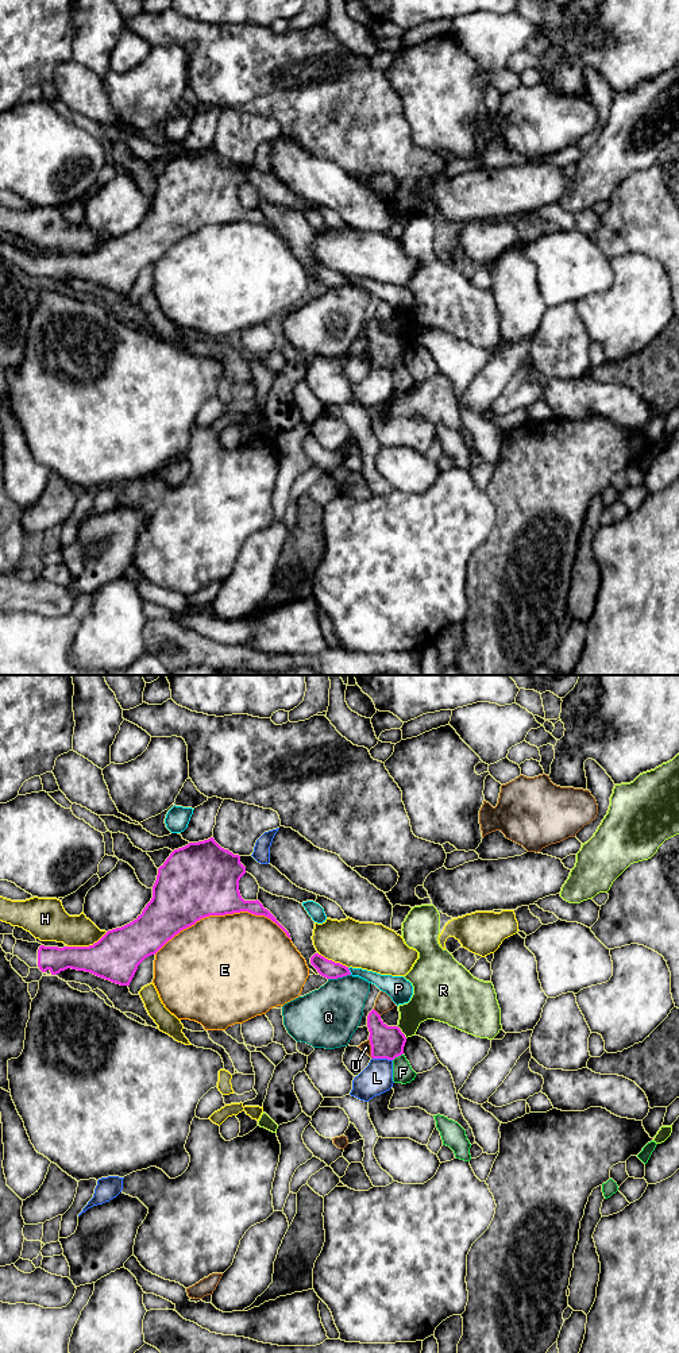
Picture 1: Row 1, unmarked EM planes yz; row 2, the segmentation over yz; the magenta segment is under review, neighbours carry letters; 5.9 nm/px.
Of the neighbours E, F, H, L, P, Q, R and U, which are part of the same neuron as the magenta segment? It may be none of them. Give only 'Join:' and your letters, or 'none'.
Join: none

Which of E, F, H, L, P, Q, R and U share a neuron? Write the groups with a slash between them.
E / F / H / L / P / Q / R / U

